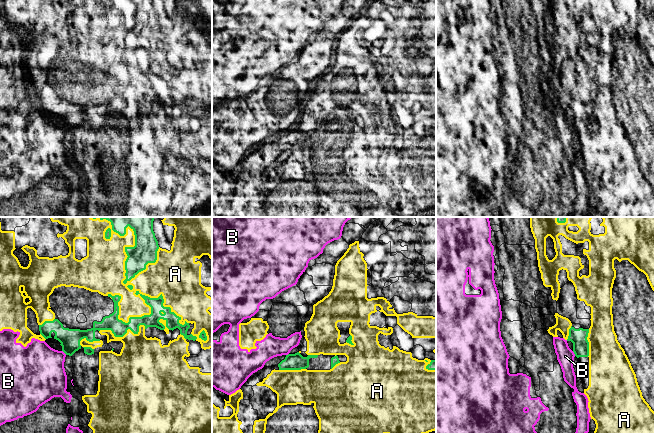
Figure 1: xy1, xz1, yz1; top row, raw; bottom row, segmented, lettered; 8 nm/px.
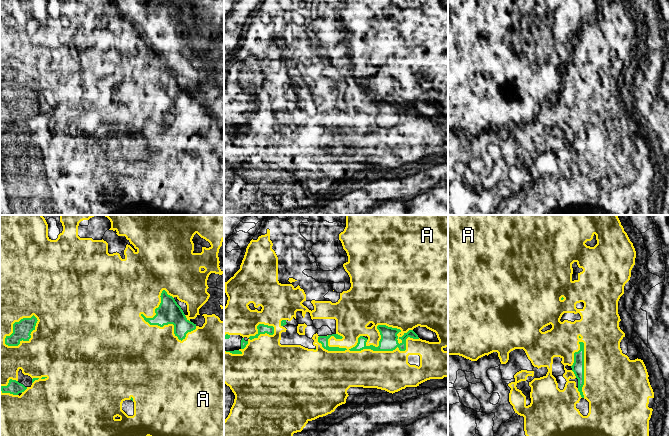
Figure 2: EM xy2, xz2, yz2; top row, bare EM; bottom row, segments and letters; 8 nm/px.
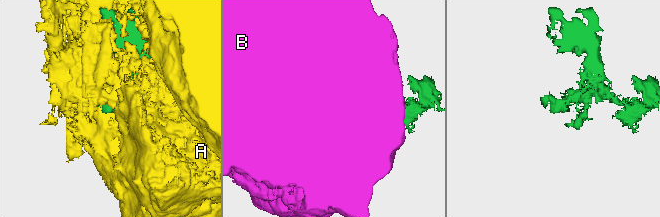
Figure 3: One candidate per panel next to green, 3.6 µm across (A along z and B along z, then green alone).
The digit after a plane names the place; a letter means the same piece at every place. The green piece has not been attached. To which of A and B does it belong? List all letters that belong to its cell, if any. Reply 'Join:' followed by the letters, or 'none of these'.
Join: A

